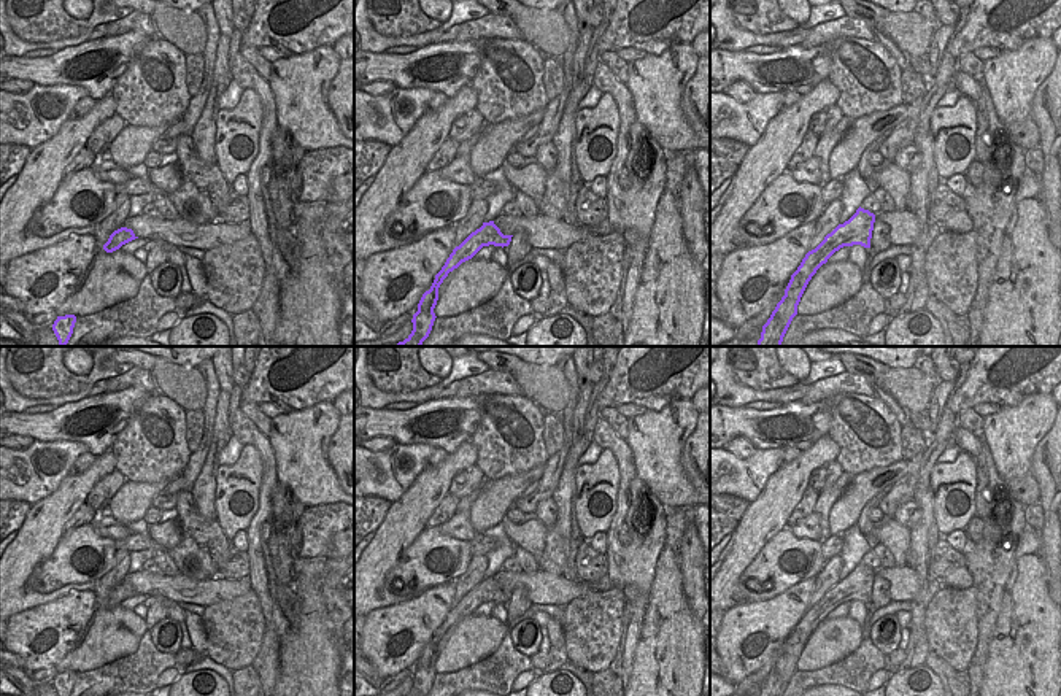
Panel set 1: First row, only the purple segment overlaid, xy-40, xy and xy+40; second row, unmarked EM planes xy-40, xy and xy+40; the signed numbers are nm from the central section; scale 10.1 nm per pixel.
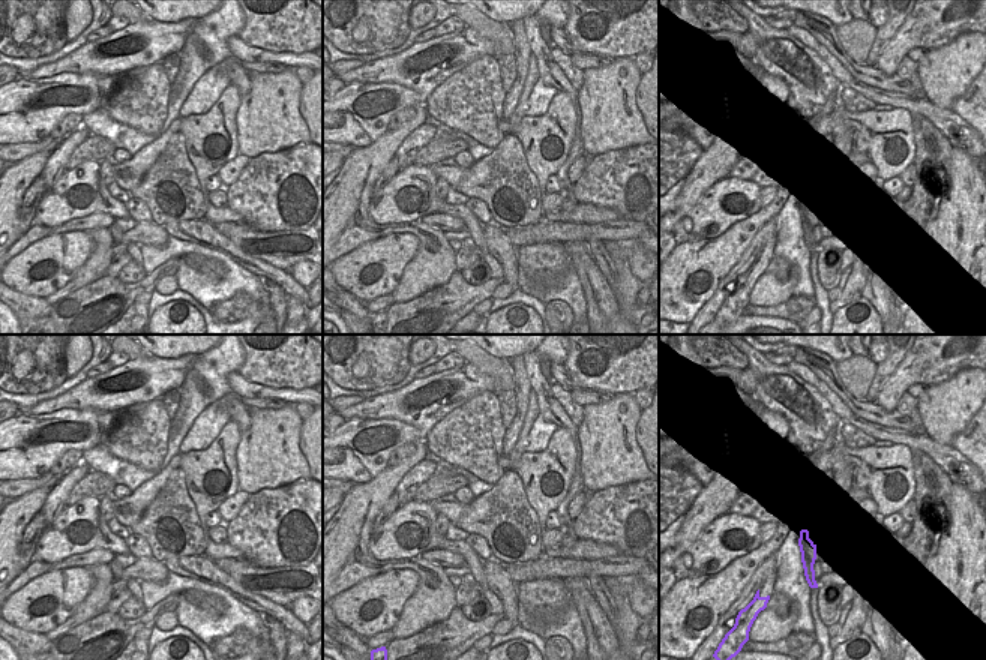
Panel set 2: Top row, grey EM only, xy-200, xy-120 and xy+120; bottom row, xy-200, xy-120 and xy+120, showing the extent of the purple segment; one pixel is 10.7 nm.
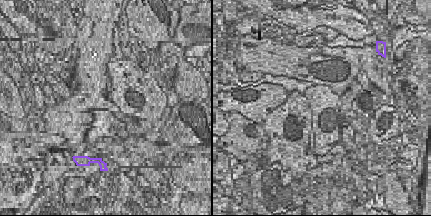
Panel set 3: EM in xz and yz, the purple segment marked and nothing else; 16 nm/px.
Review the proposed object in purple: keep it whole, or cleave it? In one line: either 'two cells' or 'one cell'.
two cells

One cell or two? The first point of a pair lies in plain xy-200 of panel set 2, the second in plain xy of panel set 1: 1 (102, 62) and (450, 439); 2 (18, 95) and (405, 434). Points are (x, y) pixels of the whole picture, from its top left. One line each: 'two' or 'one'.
1: one
2: two

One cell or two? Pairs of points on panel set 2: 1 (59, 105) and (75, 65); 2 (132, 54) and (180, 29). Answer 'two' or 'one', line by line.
1: two
2: one

